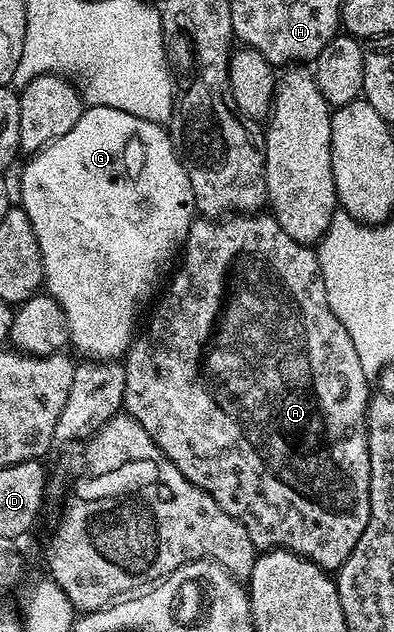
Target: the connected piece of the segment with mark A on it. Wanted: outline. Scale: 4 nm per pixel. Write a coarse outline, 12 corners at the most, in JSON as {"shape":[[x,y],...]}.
{"shape":[[192,220],[122,411],[257,550],[369,523],[316,249]]}

